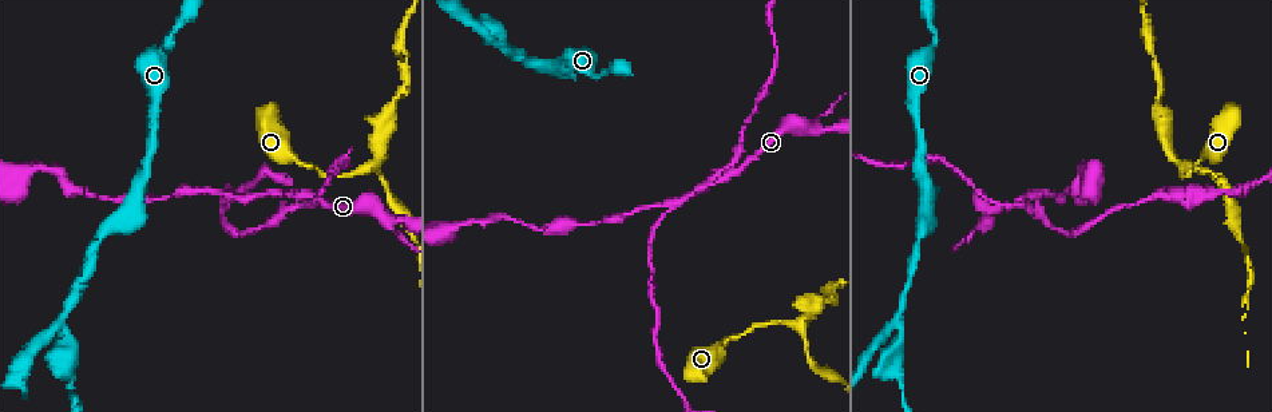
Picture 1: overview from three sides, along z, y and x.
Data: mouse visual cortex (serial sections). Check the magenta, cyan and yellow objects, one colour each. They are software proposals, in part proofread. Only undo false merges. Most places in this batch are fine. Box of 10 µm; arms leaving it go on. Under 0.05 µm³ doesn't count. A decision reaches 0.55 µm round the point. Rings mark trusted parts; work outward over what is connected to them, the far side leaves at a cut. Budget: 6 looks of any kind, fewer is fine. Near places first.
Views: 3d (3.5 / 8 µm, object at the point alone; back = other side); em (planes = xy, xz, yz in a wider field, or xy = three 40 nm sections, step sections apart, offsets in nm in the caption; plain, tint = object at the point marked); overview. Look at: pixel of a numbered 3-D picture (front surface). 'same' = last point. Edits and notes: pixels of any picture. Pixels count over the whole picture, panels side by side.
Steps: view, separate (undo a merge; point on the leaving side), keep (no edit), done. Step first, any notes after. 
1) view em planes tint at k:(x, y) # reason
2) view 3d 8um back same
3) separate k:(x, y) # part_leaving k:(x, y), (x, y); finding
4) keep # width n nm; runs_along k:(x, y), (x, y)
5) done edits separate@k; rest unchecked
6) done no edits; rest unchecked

view 3d 3.5um back at 1:(1179, 168) # arms part here

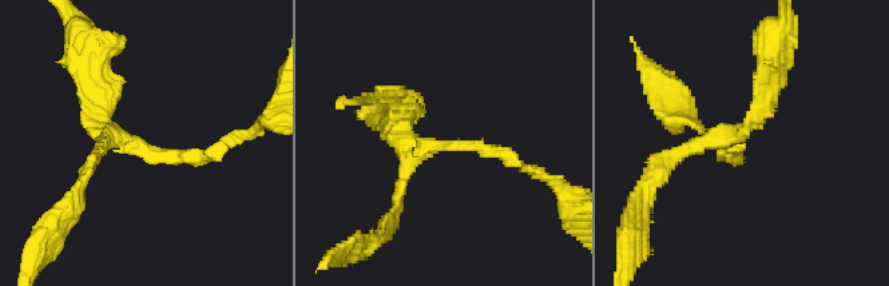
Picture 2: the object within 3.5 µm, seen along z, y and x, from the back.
view em xy step 1 tint at 2:(424, 144) # arms 3; arm_widths 150, 150, 250 nm; now the EM

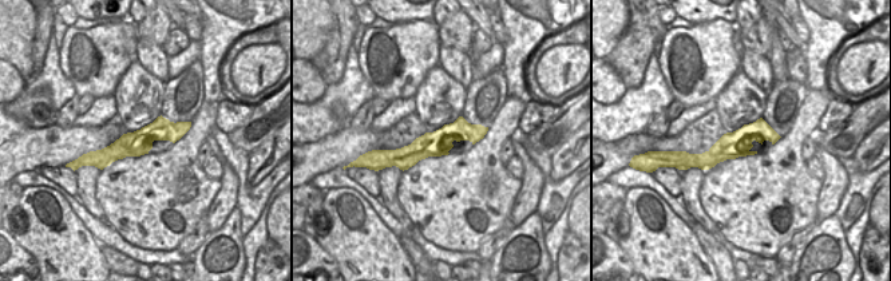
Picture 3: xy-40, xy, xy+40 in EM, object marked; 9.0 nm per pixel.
keep # runs_along 2:(726, 155), (765, 107), (772, 70); continuous, no second cell

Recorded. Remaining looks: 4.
view em xy step 3 tint at 1:(300, 194) # four-way junction

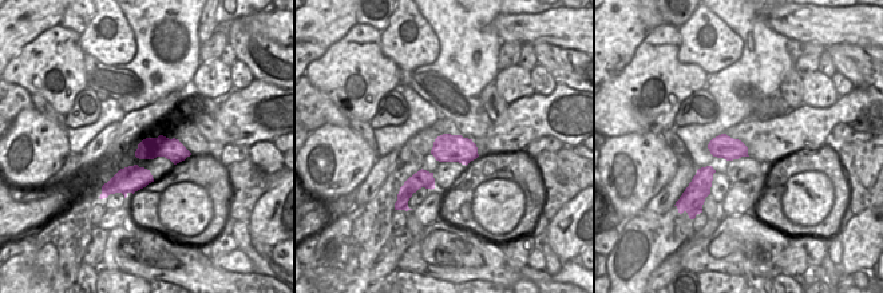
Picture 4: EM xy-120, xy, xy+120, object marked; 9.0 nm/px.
view 3d 3.5um same

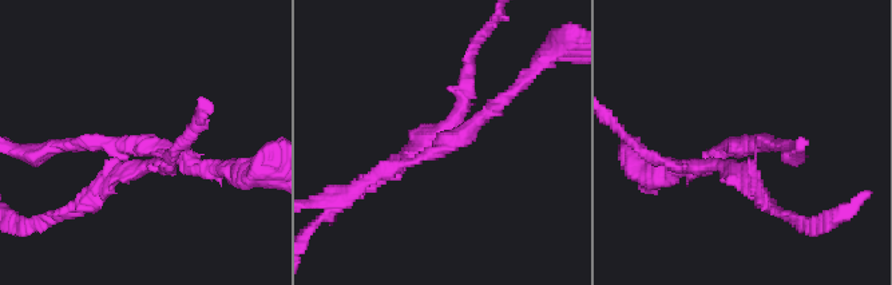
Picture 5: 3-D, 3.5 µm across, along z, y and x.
separate 5:(94, 202) # part_leaving 5:(138, 161), (92, 202), (43, 218); a second cell is stuck on

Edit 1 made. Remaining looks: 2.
done edits separate@5; rest unchecked

